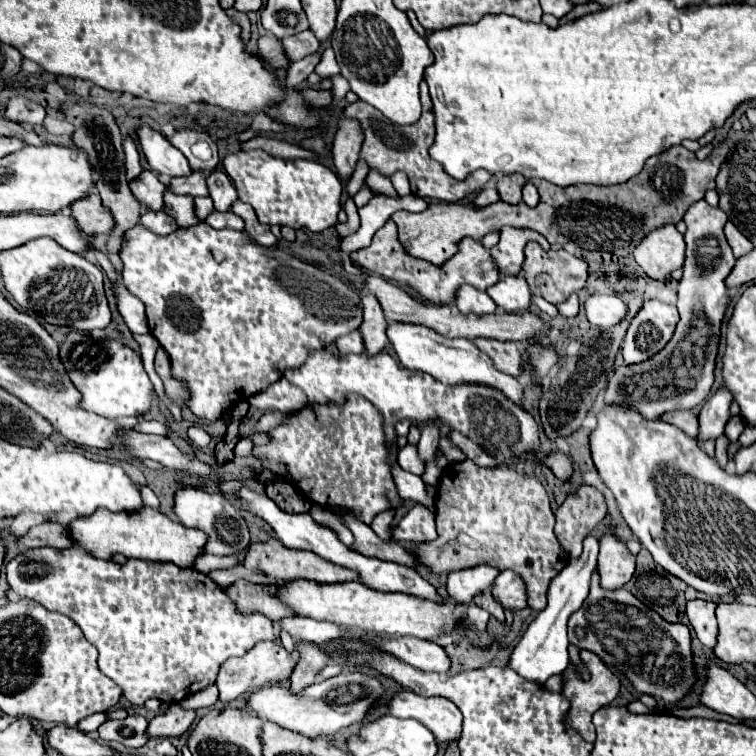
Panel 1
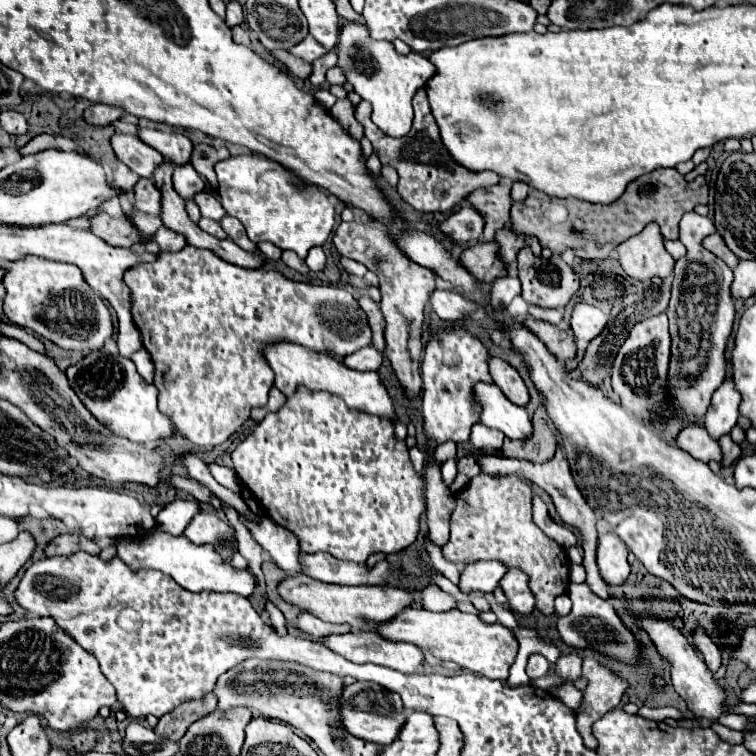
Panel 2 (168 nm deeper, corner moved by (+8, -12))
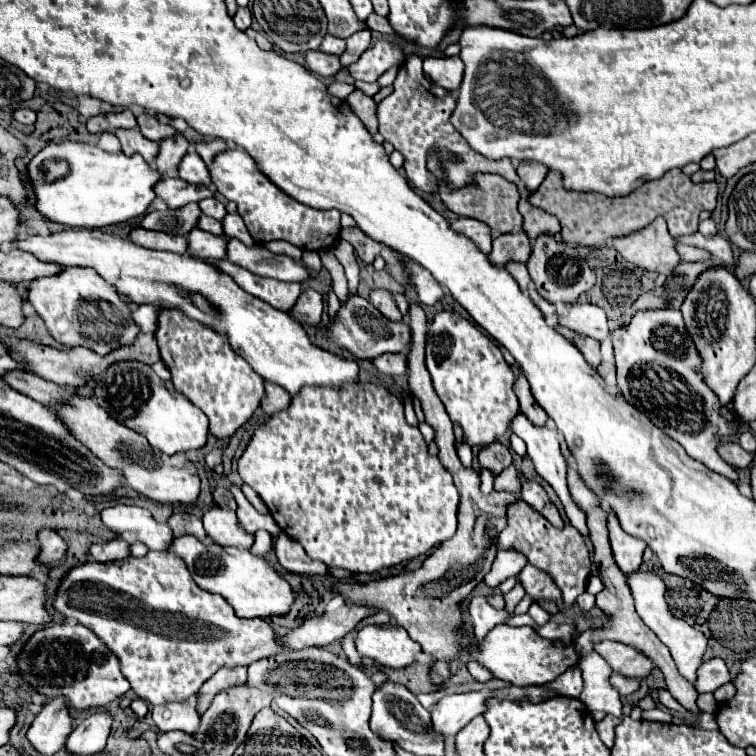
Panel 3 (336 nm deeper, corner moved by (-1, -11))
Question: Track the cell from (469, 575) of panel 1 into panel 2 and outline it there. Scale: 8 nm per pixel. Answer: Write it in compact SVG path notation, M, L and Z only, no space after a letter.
M494 560L490 562L474 562L468 564L460 574L460 592L472 594L472 592L494 592L502 576L508 572L504 564L498 564Z

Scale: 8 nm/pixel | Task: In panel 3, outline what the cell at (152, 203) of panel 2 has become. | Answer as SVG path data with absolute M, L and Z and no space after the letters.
M165 177L159 181L159 187L155 187L157 197L161 197L171 209L179 209L187 203L199 203L201 199L213 197L213 191L205 185L193 185L179 177Z

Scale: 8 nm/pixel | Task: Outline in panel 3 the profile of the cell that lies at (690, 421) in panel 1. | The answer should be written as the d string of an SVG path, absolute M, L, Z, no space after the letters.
M721 443L719 453L723 453L723 459L727 457L733 467L749 467L753 461L753 453L747 453L737 443Z

